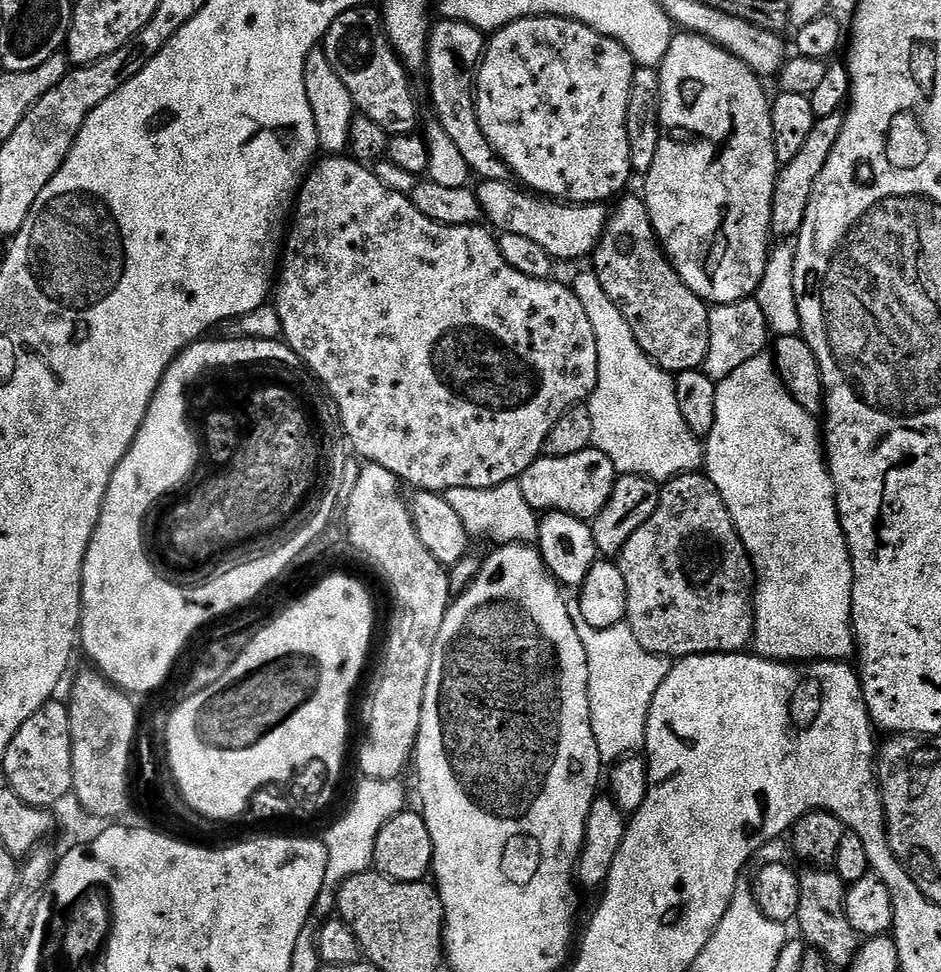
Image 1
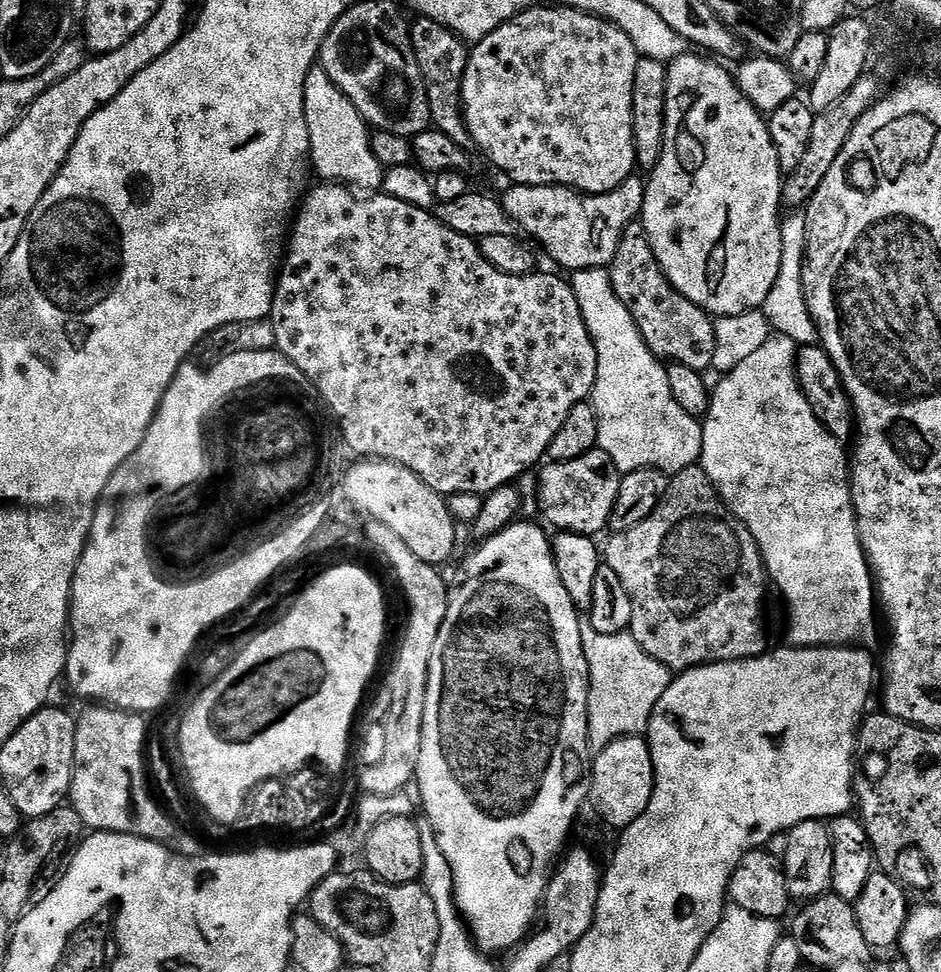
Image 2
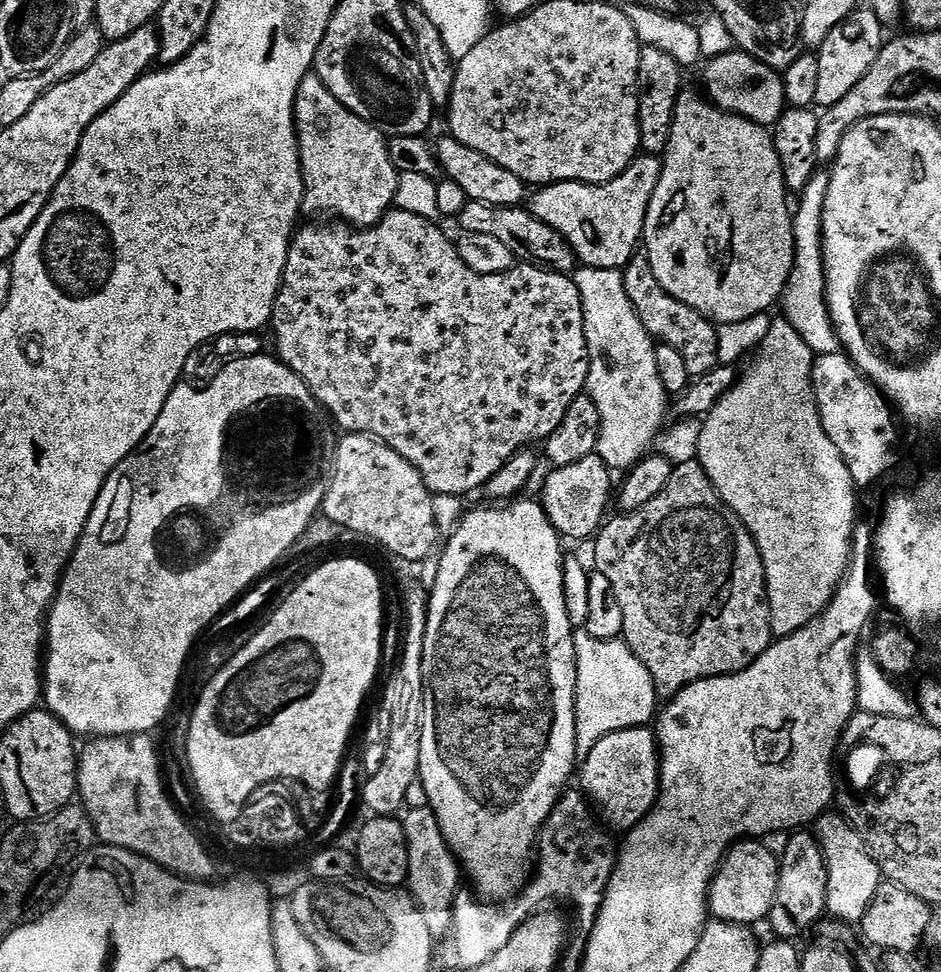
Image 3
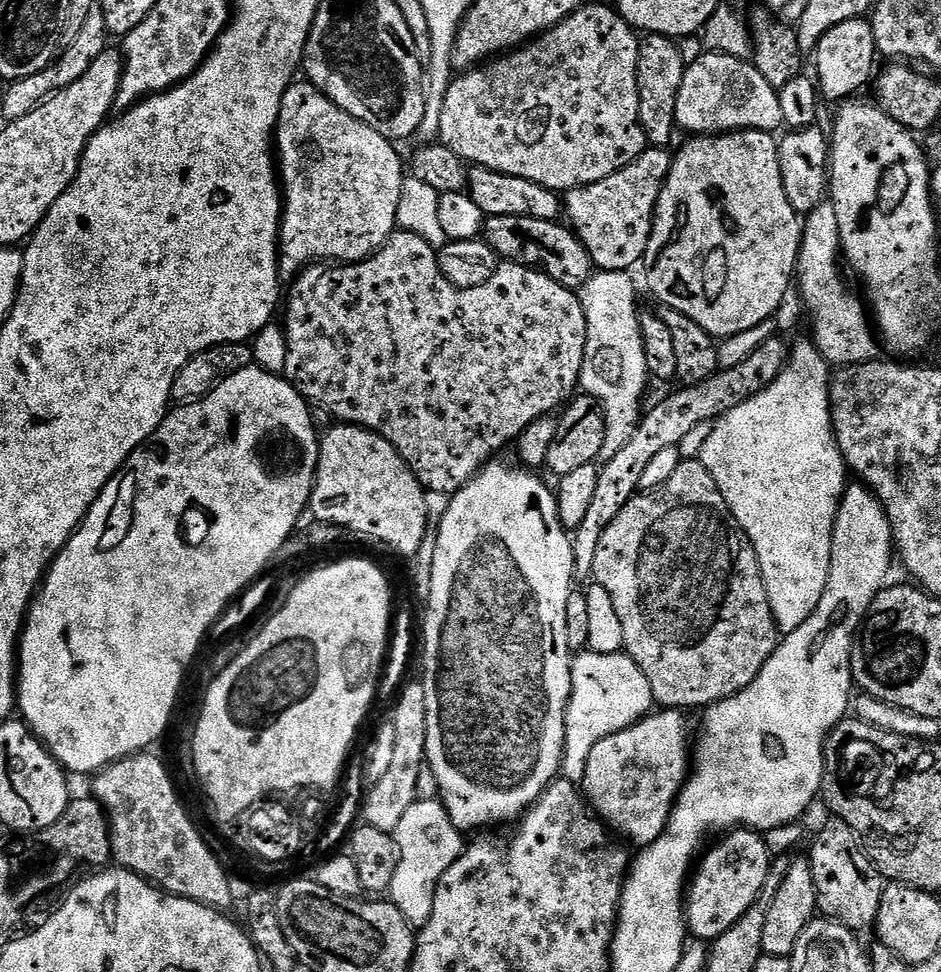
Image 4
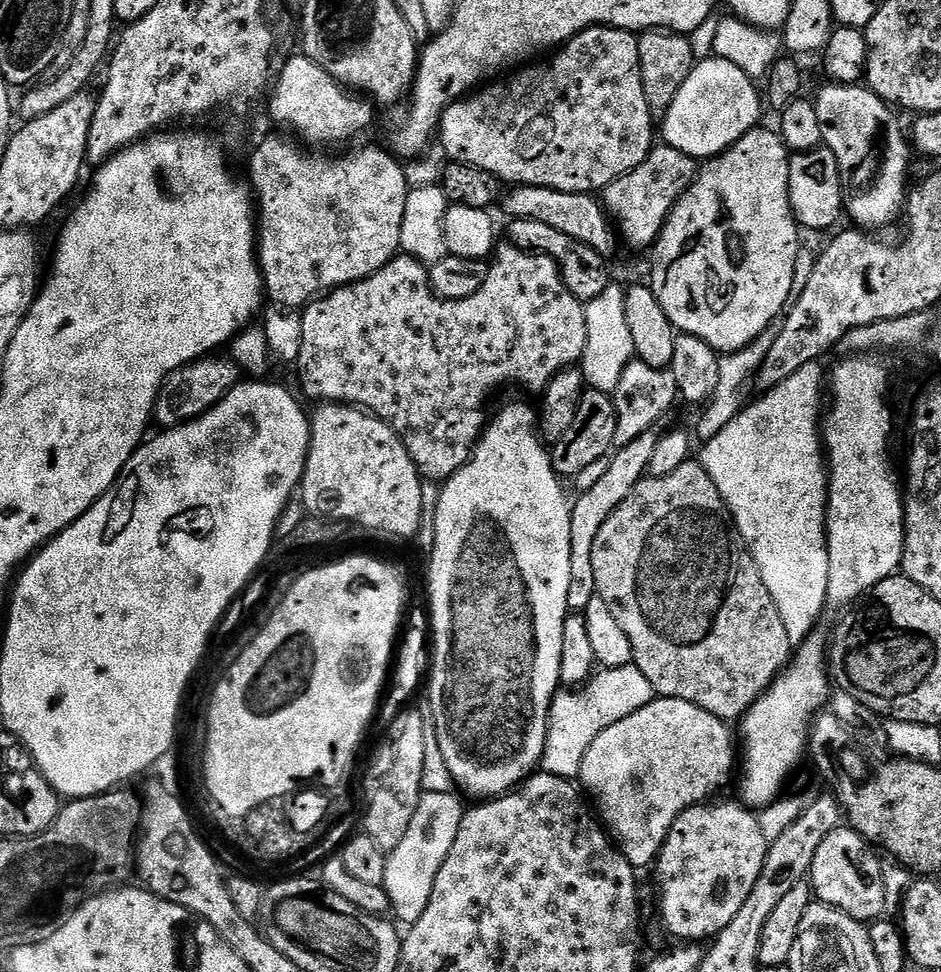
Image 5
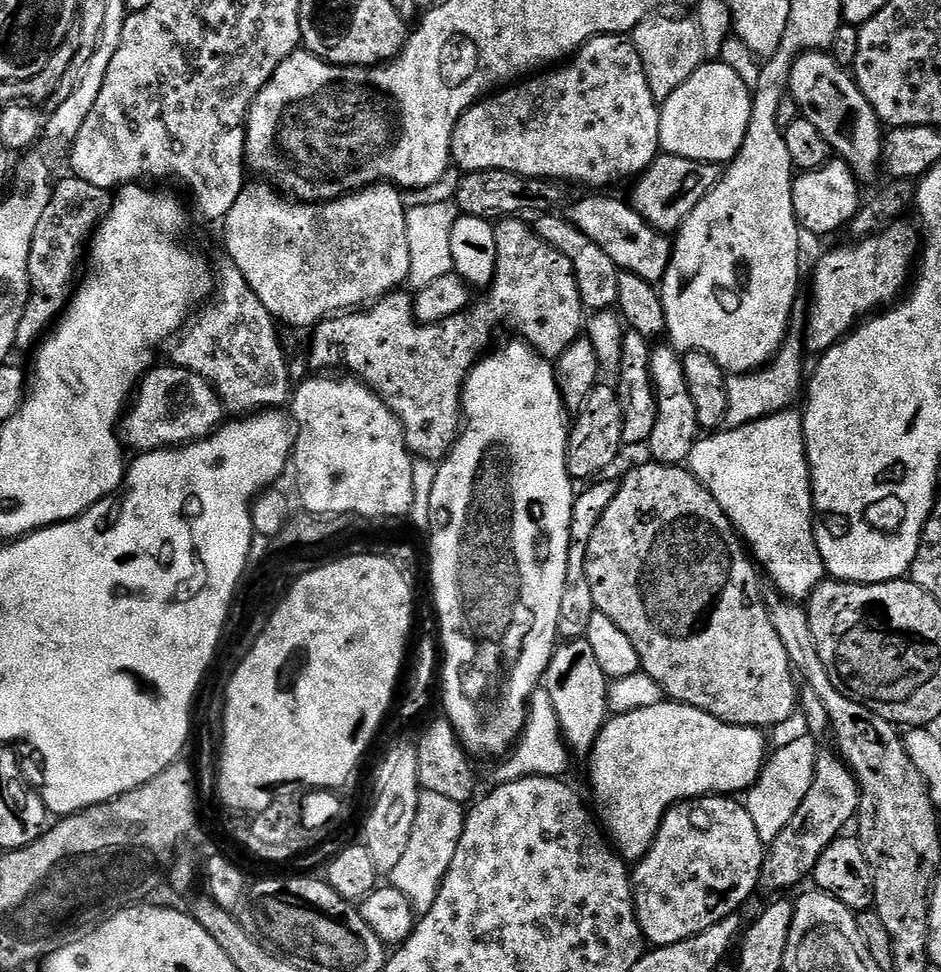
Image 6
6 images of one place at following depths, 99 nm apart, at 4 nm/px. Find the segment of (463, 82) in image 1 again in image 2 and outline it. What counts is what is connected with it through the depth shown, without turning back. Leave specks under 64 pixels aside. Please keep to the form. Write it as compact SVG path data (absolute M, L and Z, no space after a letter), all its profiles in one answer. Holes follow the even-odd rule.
M420 16L416 21L413 19L410 31L414 54L418 58L418 66L422 70L422 78L426 86L426 98L430 102L432 124L459 148L471 149L472 135L466 126L462 98L462 82L468 65L469 45L454 35L449 28L434 22L428 16Z

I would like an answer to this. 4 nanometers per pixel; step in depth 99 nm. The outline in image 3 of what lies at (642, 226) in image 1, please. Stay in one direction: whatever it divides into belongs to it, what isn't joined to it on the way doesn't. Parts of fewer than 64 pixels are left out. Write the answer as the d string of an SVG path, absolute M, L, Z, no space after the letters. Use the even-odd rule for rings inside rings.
M643 255L633 256L622 271L626 298L630 298L630 306L634 306L642 326L652 335L653 341L665 344L676 350L678 354L682 354L682 362L686 364L689 377L705 376L710 370L717 368L720 364L717 325L706 319L698 310L666 294L658 278L654 278L654 270L650 270L650 262Z

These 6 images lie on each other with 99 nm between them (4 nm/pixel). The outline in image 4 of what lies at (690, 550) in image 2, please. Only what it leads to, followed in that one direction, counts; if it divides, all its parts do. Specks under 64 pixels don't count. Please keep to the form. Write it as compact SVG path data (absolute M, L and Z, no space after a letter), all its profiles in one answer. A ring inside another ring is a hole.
M697 458L694 460L681 459L678 470L670 474L670 478L660 488L641 491L632 497L626 506L622 506L622 514L606 526L602 534L602 542L598 542L598 554L594 554L594 566L592 576L595 583L601 584L610 594L614 602L614 611L618 614L618 622L622 622L622 634L624 635L624 652L646 674L646 682L650 682L652 699L664 710L689 710L688 708L707 709L710 704L717 704L730 699L746 690L754 678L766 666L766 662L774 654L778 643L778 629L776 619L770 610L770 598L766 594L766 582L762 578L762 570L758 562L758 554L750 542L750 538L738 526L734 514L726 506L726 498L722 498L722 490L714 482L710 470L702 466Z

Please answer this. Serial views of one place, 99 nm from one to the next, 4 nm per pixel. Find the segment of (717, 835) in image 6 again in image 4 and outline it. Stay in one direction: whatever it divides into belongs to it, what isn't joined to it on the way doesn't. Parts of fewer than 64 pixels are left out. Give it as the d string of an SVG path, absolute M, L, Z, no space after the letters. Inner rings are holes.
M733 830L717 839L703 853L686 889L689 933L700 942L711 942L726 934L726 930L730 930L730 926L734 926L734 922L738 922L738 918L742 918L742 914L750 911L752 905L761 899L760 891L765 891L769 871L770 853L761 833Z

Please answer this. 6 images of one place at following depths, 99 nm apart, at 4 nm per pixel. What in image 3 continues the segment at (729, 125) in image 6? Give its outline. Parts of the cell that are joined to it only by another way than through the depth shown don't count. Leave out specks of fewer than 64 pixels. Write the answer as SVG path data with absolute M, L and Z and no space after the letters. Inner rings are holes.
M739 50L711 59L705 66L706 90L711 100L724 113L741 116L767 128L779 120L786 107L784 81L779 73Z

